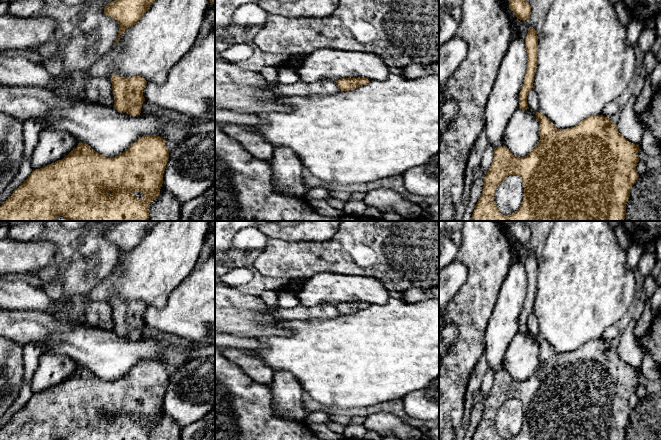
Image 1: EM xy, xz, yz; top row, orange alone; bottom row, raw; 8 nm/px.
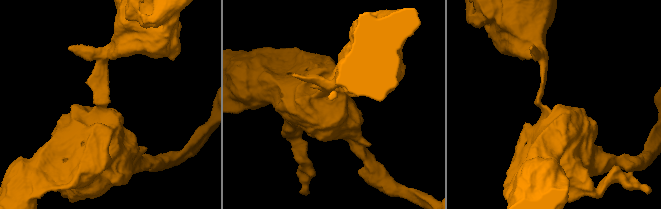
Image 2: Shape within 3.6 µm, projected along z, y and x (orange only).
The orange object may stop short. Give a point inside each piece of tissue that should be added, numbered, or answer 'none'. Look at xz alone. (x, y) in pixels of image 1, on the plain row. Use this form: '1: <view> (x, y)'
none

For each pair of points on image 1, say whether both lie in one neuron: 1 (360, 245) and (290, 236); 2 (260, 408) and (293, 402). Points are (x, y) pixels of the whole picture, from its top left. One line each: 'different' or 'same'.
1: different
2: different

